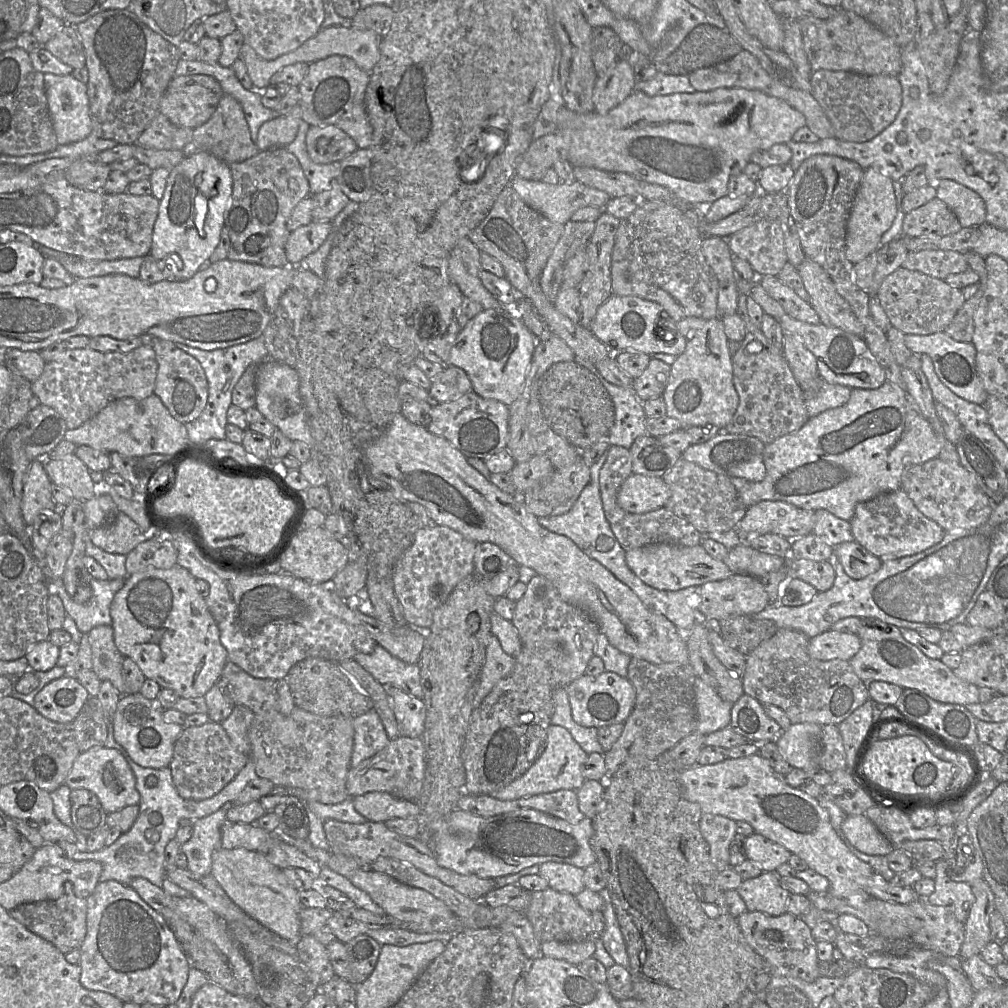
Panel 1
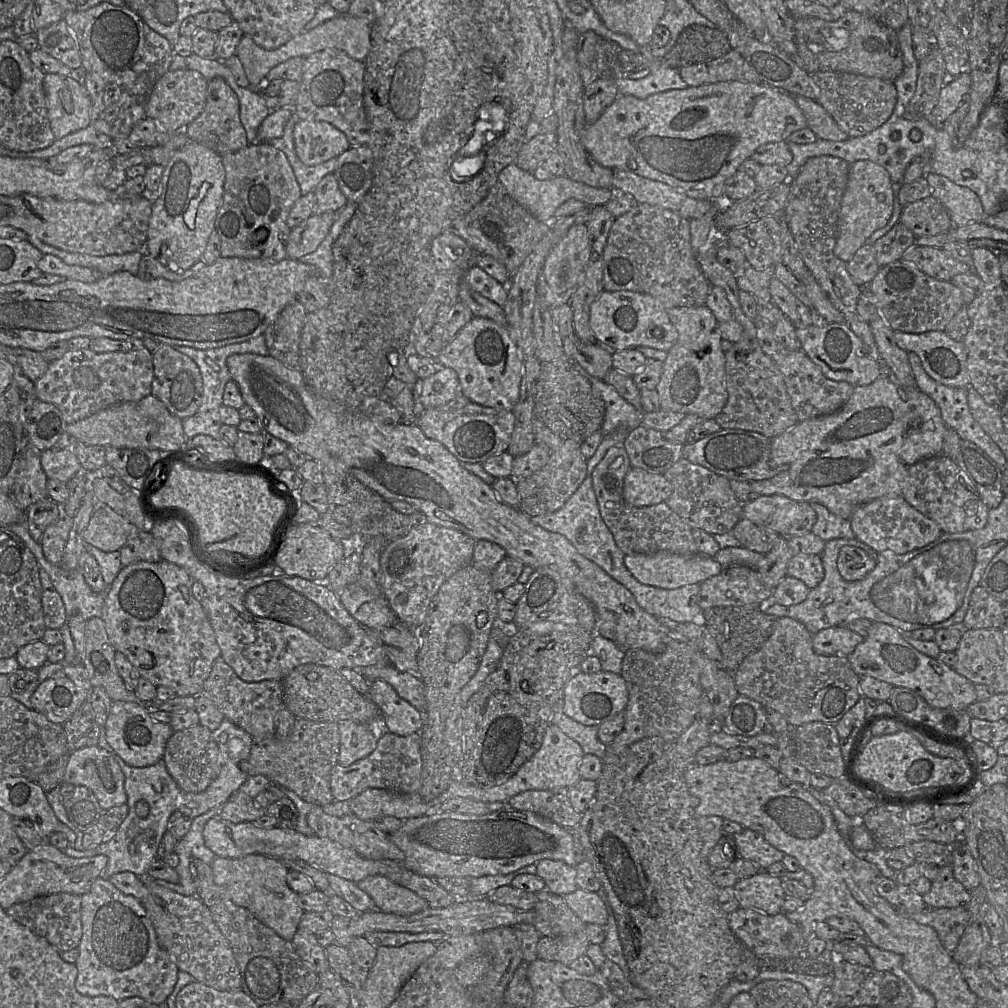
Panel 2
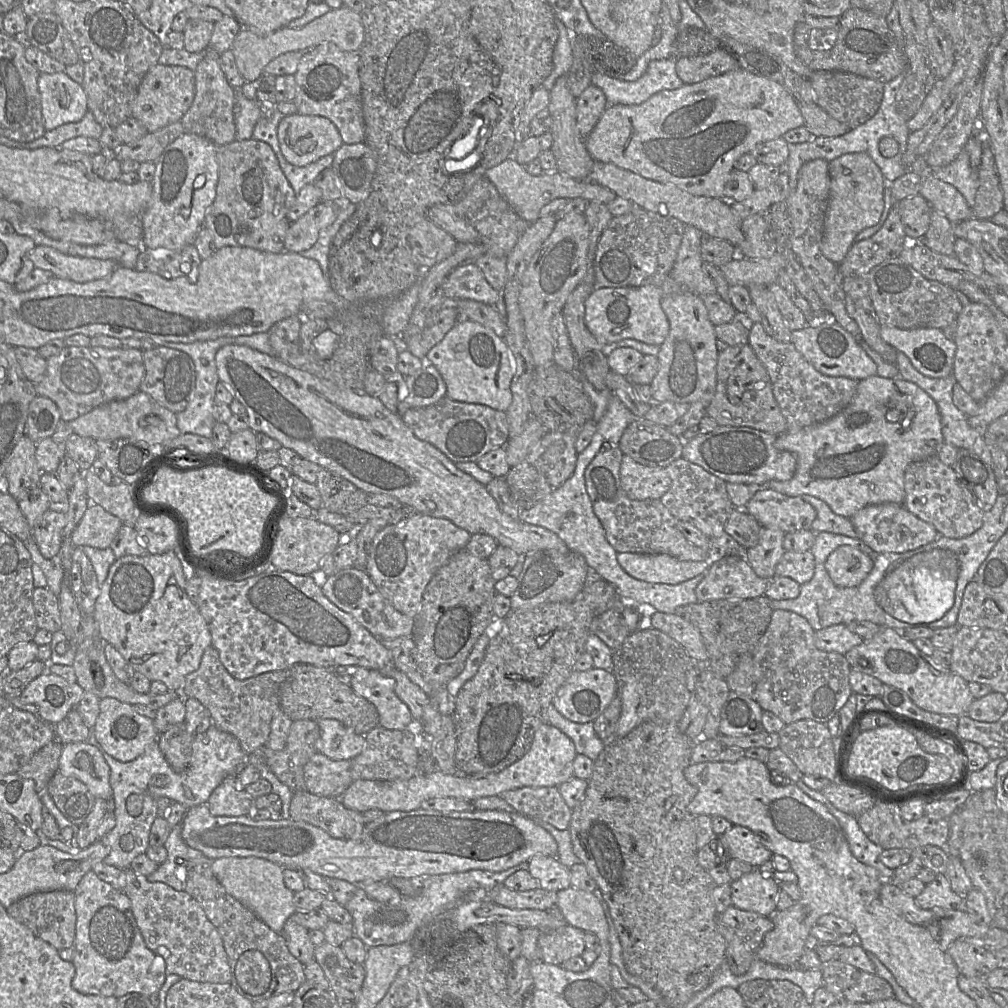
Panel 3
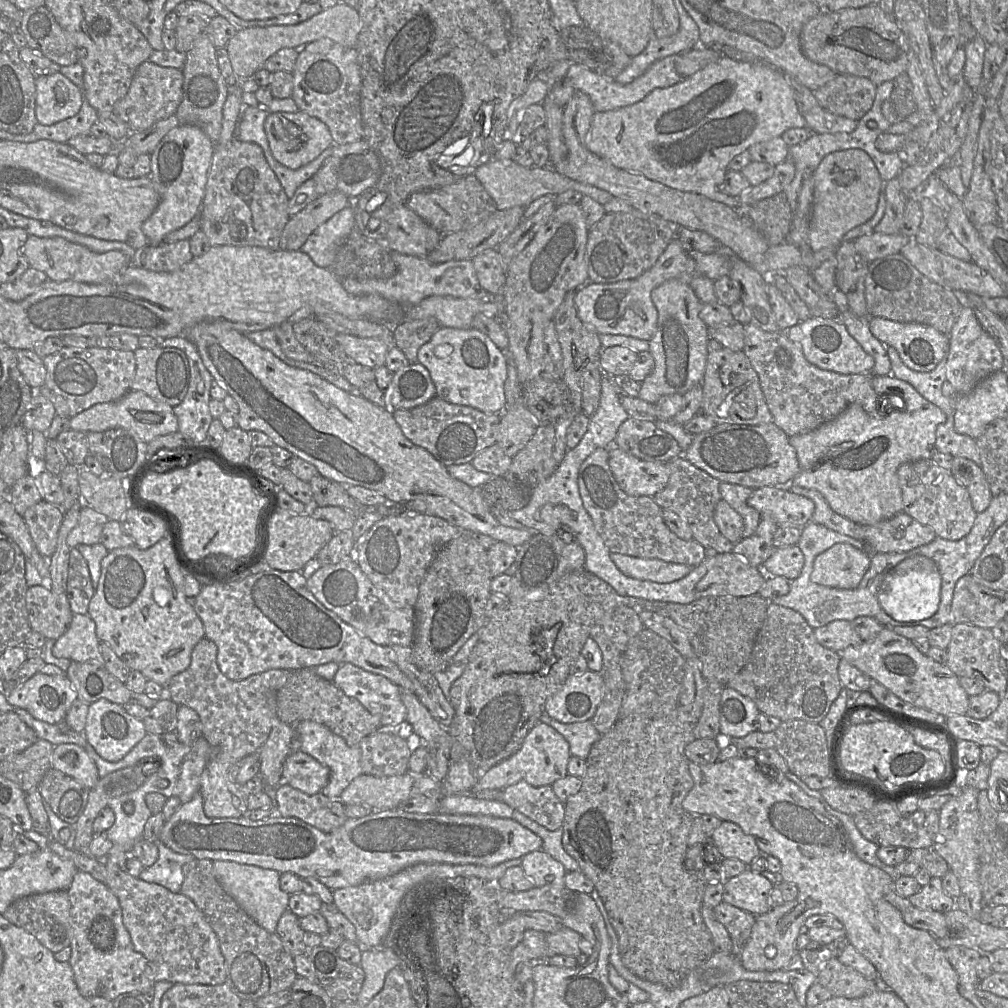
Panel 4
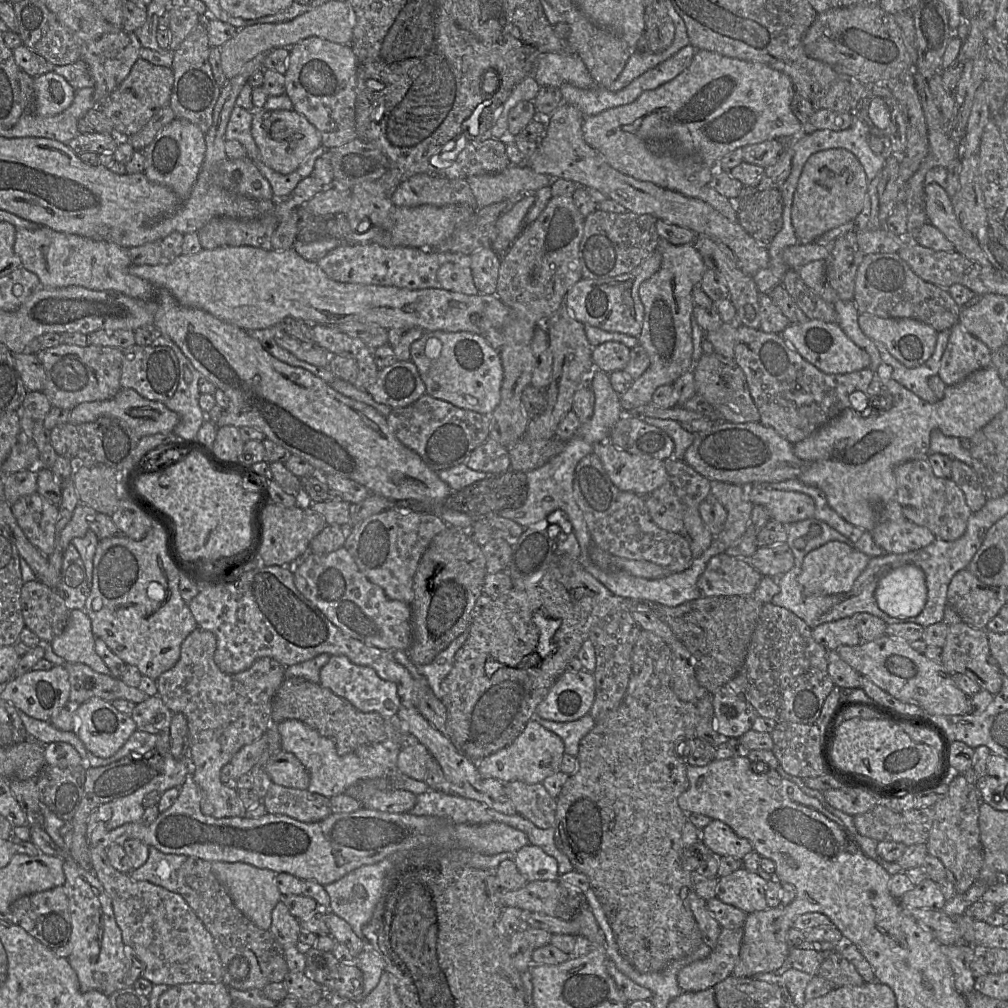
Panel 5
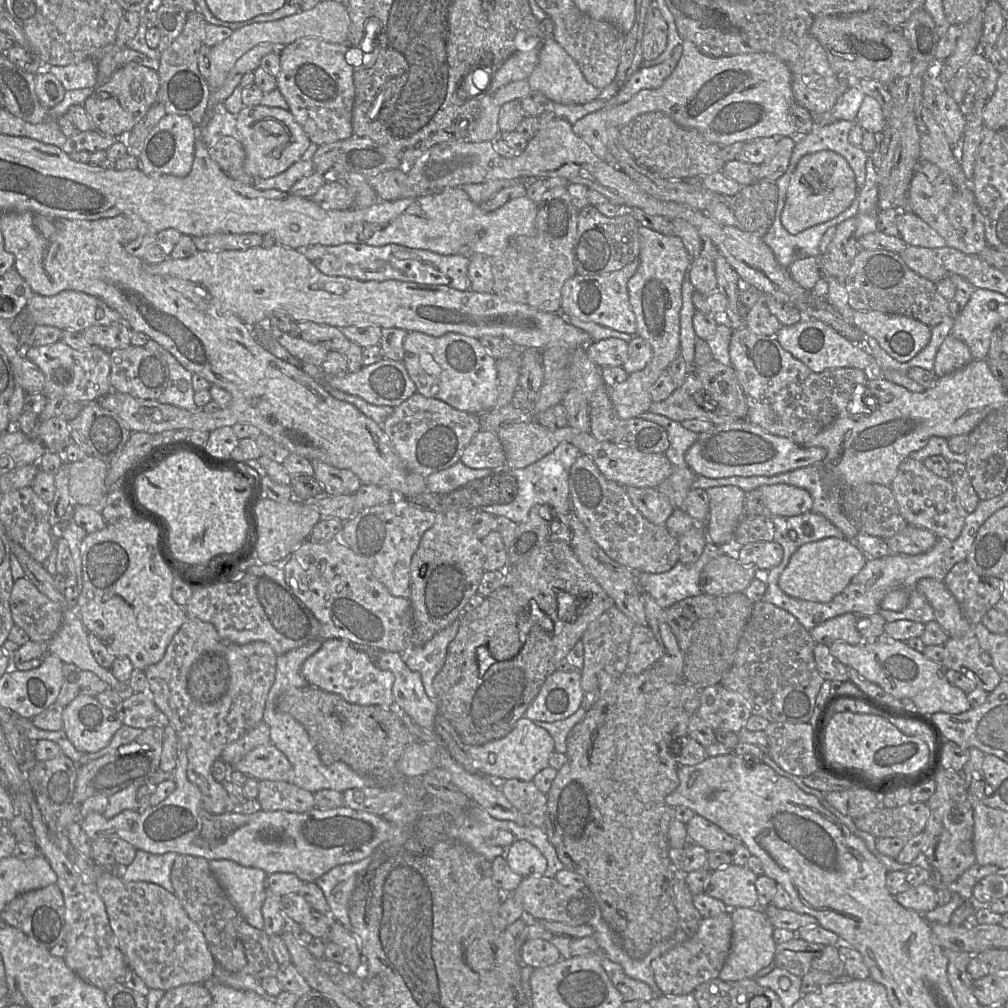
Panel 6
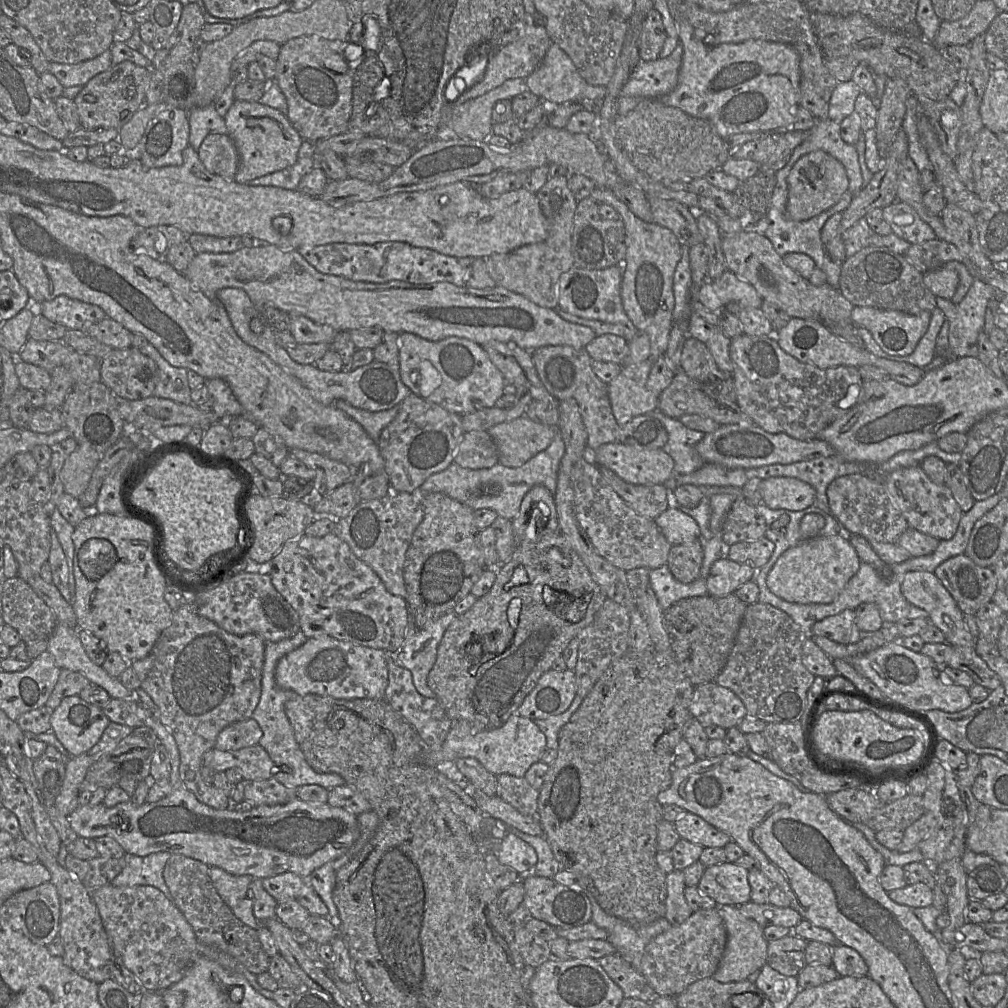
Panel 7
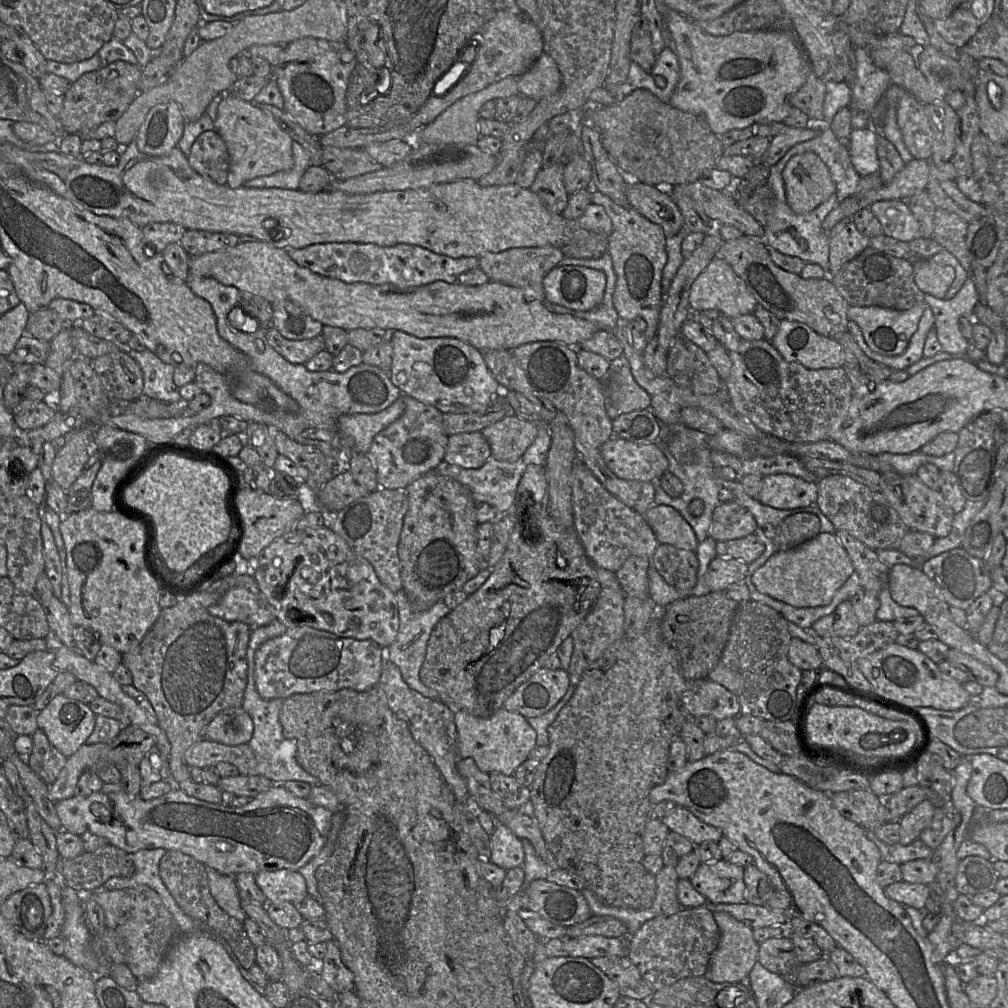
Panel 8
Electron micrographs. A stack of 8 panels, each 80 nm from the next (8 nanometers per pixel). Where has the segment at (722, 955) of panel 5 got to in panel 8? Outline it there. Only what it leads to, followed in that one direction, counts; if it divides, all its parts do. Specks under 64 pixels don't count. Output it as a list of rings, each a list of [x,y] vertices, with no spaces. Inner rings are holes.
[[[706,907],[682,908],[673,915],[659,915],[643,923],[627,938],[627,956],[639,969],[641,976],[656,991],[687,977],[704,976],[709,960],[718,946],[720,932],[712,911]]]

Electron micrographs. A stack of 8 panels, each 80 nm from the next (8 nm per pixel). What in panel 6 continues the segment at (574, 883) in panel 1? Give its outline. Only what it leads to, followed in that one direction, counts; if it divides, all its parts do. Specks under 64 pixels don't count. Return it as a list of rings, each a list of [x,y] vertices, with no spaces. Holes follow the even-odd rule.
[[[516,839],[507,848],[505,858],[509,867],[523,877],[543,876],[547,860],[542,852],[528,841]]]

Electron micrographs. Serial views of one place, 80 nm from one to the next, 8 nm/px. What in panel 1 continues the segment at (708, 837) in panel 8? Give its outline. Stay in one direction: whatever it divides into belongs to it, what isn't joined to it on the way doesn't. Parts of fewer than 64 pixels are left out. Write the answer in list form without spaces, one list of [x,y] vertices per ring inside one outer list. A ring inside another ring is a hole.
[[[754,832],[744,839],[746,858],[765,872],[775,872],[778,866],[788,863],[792,855],[785,847]]]

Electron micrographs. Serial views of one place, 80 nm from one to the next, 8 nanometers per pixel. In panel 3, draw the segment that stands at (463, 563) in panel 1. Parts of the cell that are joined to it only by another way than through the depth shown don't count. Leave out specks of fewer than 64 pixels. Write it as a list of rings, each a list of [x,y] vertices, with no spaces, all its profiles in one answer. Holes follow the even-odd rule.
[[[415,516],[383,527],[373,538],[365,571],[391,605],[407,616],[418,613],[423,592],[435,575],[459,550],[465,548],[471,534],[444,518]]]

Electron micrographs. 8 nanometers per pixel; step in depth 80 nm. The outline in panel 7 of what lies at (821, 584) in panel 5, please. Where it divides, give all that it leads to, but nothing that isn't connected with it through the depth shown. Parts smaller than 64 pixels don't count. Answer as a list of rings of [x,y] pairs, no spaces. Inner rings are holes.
[[[848,535],[818,536],[783,552],[768,573],[766,584],[774,595],[790,603],[829,604],[857,573],[861,563]]]

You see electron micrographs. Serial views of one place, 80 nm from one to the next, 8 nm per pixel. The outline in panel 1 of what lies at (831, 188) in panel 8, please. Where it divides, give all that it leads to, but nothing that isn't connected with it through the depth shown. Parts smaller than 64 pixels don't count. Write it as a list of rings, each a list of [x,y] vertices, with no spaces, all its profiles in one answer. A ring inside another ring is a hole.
[[[867,168],[855,195],[846,233],[846,257],[853,264],[876,253],[881,246],[883,234],[891,227],[897,214],[897,200],[893,180],[885,173]]]

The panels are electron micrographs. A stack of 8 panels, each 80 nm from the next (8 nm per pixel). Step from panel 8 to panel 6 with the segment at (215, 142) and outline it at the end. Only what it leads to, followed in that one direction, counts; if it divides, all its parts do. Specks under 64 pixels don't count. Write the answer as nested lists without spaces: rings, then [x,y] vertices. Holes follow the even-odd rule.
[[[222,136],[209,148],[211,158],[230,178],[237,178],[243,170],[246,153],[242,143],[230,136]]]

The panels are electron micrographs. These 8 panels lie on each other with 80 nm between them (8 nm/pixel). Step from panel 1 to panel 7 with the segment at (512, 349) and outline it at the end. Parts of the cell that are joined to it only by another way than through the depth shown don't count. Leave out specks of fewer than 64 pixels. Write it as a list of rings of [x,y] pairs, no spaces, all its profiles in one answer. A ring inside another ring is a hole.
[[[411,333],[398,334],[400,377],[411,393],[458,415],[495,407],[503,395],[504,377],[481,345],[456,336],[429,341]]]

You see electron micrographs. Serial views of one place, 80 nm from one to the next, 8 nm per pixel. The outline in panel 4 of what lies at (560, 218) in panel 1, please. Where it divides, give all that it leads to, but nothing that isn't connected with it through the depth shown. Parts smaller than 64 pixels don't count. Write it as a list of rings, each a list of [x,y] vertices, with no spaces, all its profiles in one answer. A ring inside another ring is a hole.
[[[512,159],[496,160],[485,163],[477,168],[473,175],[483,185],[485,190],[494,200],[497,209],[507,209],[515,206],[526,207],[535,199],[544,195],[557,195],[567,190],[574,190],[604,205],[613,196],[595,186],[572,180],[550,167],[525,168]]]

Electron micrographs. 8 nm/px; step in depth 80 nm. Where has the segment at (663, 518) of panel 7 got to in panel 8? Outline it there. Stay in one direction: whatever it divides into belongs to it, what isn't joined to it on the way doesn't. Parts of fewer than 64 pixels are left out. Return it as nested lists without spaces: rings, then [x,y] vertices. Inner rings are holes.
[[[654,505],[642,515],[659,543],[696,552],[698,540],[691,525],[673,507]]]

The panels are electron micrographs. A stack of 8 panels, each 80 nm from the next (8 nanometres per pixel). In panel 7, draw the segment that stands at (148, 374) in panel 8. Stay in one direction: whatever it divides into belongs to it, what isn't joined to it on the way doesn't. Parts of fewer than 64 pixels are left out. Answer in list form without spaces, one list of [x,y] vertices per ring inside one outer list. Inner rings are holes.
[[[146,342],[138,349],[141,353],[154,360],[159,370],[159,381],[153,396],[186,405],[193,404],[191,399],[192,389],[187,378],[188,369],[172,366],[149,342]]]

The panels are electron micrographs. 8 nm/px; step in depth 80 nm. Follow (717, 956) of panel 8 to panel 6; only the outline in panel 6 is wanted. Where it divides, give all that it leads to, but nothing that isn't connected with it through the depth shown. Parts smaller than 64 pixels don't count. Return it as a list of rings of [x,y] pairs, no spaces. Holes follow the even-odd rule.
[[[761,908],[730,909],[730,916],[733,922],[731,948],[718,978],[723,981],[752,979],[759,970],[774,962],[775,927]]]

